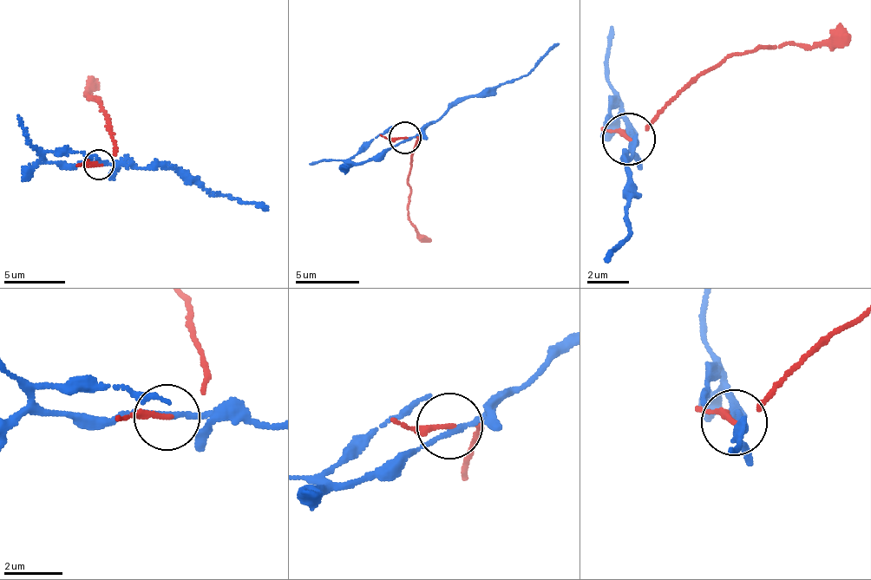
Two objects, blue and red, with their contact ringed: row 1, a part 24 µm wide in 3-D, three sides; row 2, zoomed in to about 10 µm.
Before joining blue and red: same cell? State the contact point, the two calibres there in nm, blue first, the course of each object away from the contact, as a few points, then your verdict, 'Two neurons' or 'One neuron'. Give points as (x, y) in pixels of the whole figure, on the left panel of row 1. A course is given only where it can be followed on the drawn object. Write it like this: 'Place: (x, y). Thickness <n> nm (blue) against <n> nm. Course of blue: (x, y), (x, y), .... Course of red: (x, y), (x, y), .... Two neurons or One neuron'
Place: (99, 165). Thickness 160 nm (blue) against 190 nm. Course of blue: (99, 165), (155, 166), (184, 171), (207, 190), (267, 210). Course of red: (99, 165), (115, 154), (107, 114), (101, 102), (84, 94), (95, 81). Two neurons

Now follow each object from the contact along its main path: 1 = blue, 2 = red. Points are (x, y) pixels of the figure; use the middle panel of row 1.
1: (406, 139), (422, 133), (451, 106), (526, 74), (559, 42)
2: (406, 139), (418, 135), (411, 166), (409, 221), (428, 243)

